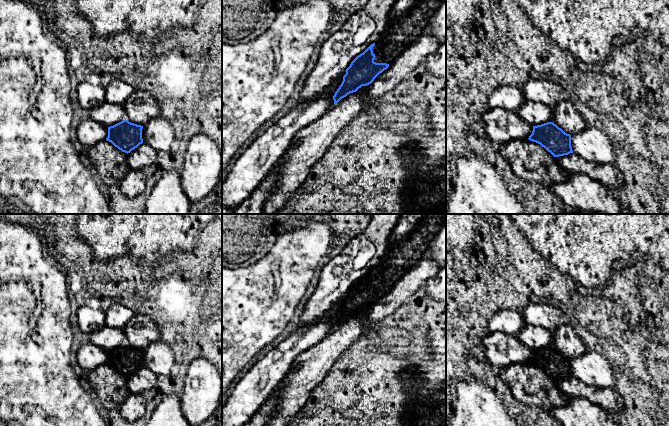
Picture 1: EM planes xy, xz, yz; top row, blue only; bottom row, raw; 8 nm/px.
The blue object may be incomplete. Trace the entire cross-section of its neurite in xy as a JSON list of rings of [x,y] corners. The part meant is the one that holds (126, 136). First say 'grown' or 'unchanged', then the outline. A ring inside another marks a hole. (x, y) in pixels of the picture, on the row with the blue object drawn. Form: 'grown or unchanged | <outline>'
unchanged | [[[123,120],[113,126],[108,127],[107,141],[125,153],[130,153],[143,143],[143,126]]]

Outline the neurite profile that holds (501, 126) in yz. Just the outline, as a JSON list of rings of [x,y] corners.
[[[499,108],[487,109],[482,120],[486,137],[500,145],[512,140],[528,139],[533,131],[533,125],[515,112]]]

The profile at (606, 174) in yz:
[[[575,153],[555,157],[555,160],[566,171],[587,175],[609,189],[620,189],[624,186],[622,173],[610,163],[590,162]]]

